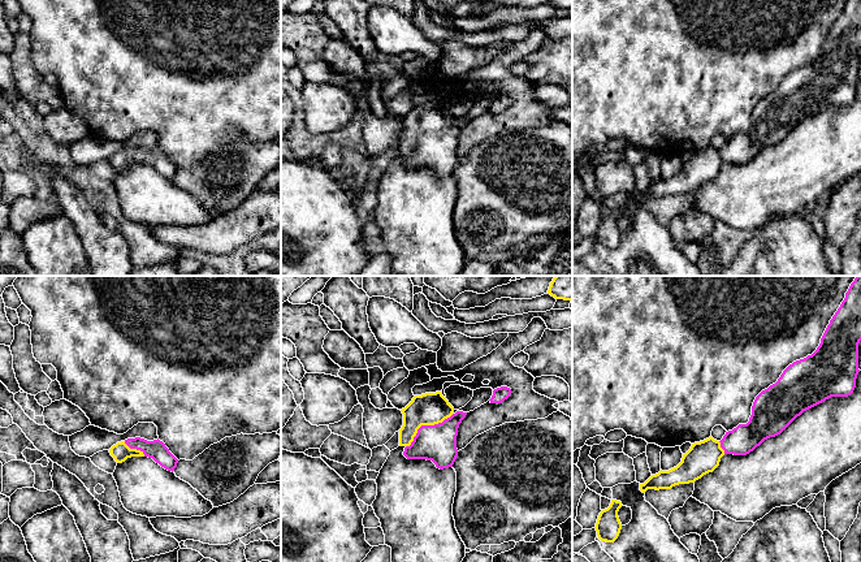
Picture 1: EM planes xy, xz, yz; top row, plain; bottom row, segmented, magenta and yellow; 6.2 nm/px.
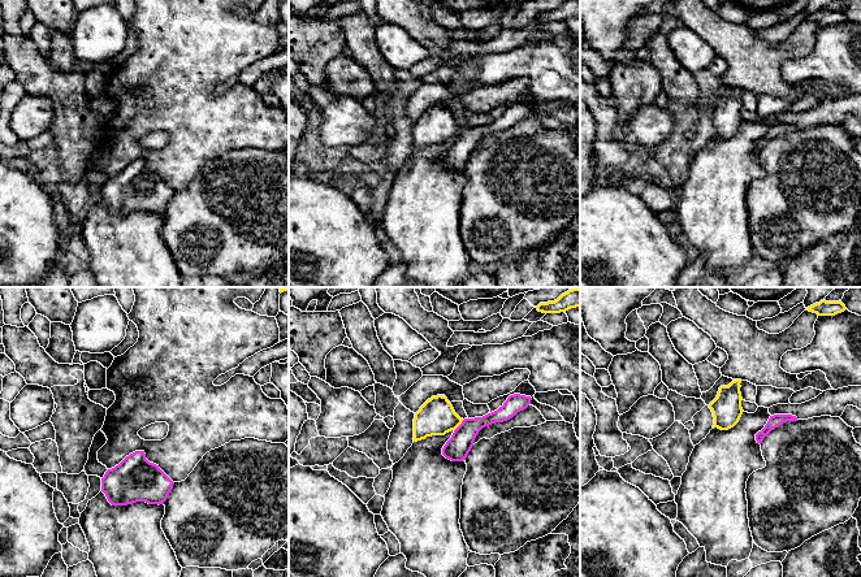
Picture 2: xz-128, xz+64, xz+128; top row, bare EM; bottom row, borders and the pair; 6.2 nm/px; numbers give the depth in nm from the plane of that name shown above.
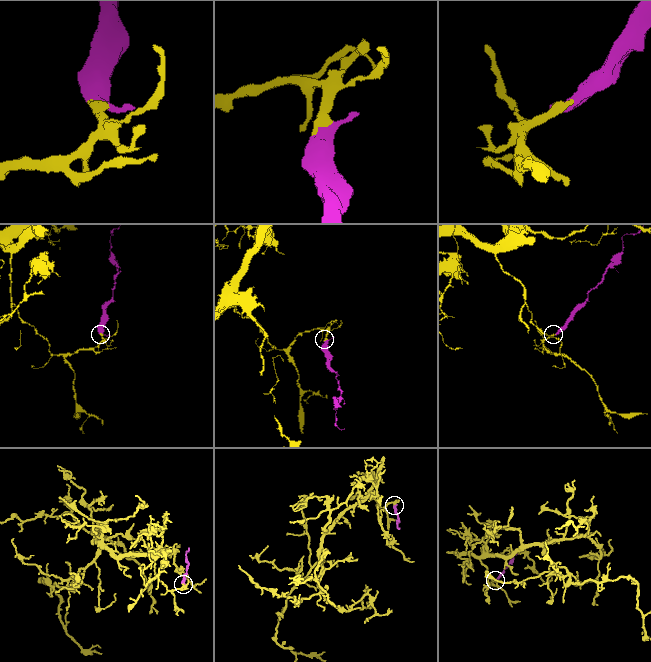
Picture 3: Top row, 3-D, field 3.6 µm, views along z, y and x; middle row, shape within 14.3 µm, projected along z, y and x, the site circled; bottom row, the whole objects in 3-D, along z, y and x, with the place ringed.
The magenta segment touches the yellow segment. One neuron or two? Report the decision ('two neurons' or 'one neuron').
one neuron

